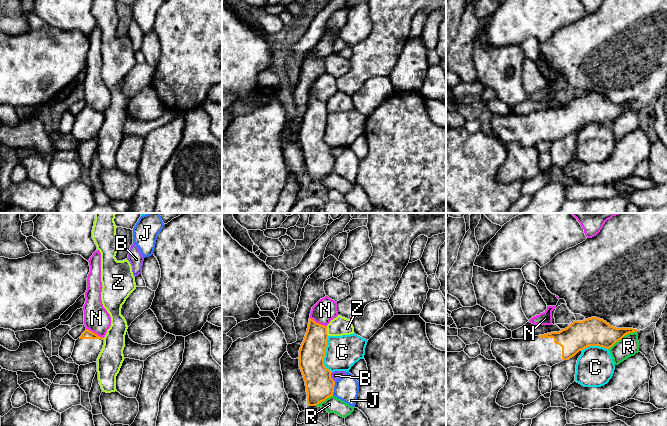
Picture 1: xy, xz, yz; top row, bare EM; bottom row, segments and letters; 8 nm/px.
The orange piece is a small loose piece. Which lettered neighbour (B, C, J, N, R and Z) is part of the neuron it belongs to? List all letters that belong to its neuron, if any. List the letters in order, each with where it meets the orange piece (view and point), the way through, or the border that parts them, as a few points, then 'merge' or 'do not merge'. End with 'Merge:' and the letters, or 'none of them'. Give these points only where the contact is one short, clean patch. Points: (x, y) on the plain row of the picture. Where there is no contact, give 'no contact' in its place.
B: contact xz (330, 153); border xz (331, 148), (331, 154), (334, 157); do not merge
C: contact xz (324, 130); do not merge
J: contact xz (333, 164); border xz (335, 157), (332, 171); do not merge
N: contact xy (94, 109); border xy (86, 104), (102, 114); do not merge
R: contact yz (622, 113); do not merge
Z: contact xz (326, 107); border xz (326, 102), (328, 111); do not merge
Merge: none of them

